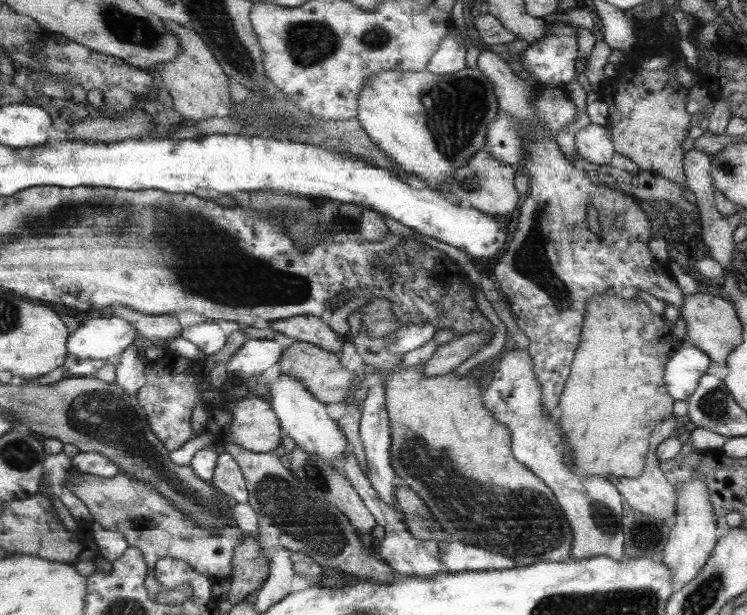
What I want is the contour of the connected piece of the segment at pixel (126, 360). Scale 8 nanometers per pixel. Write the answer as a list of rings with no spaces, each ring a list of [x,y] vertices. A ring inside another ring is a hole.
[[[135,344],[126,347],[120,354],[116,364],[115,384],[120,385],[124,392],[137,395],[146,383],[145,362],[140,360]]]

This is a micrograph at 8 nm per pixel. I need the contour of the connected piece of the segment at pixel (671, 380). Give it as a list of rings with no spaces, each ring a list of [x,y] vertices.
[[[695,345],[680,347],[666,366],[665,384],[673,400],[687,400],[707,372],[711,357]]]

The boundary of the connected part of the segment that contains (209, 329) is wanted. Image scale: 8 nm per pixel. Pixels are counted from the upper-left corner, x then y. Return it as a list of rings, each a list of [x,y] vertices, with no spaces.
[[[209,320],[203,324],[196,324],[196,326],[190,326],[184,328],[181,332],[181,337],[190,340],[192,344],[200,349],[204,355],[209,356],[216,354],[226,346],[226,336],[223,330]]]

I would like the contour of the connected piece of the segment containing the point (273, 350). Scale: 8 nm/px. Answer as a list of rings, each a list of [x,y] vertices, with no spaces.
[[[250,339],[226,363],[227,376],[244,381],[250,376],[261,376],[270,366],[282,360],[284,348],[274,339]]]

